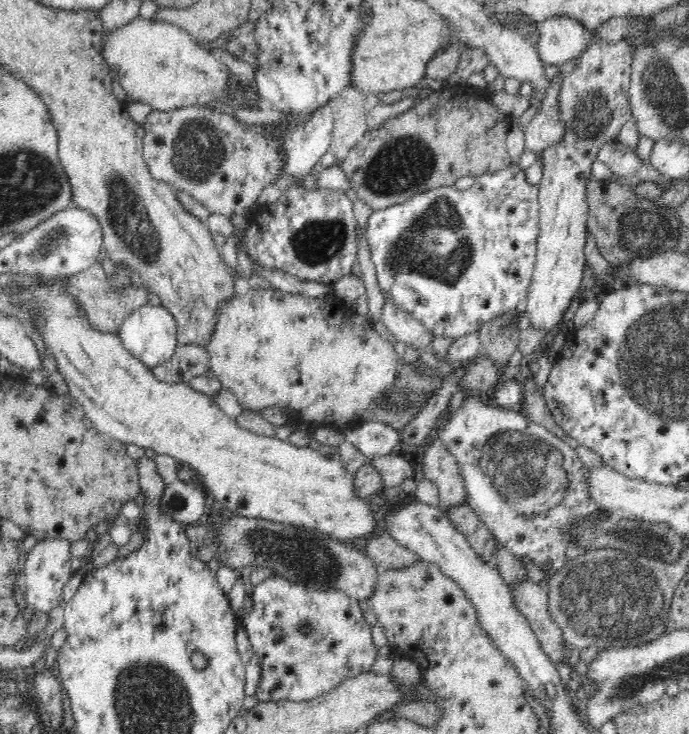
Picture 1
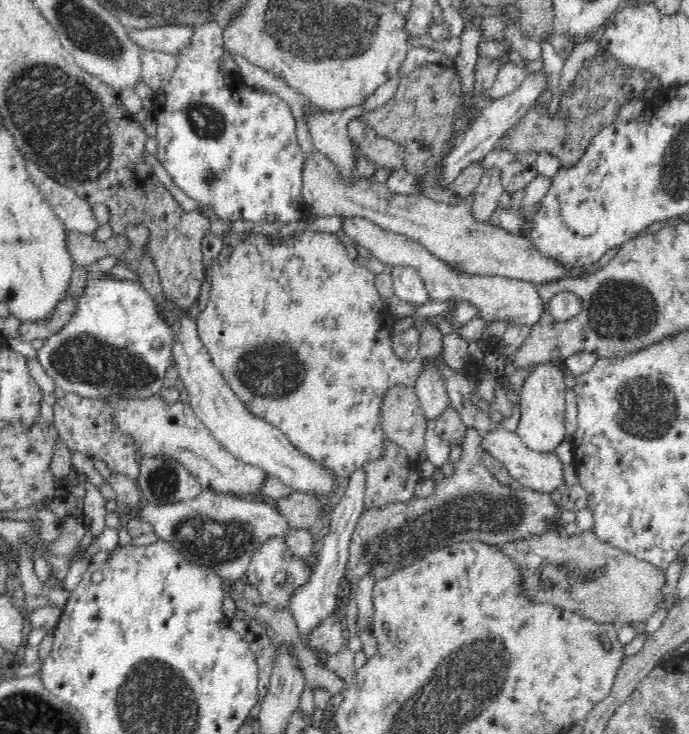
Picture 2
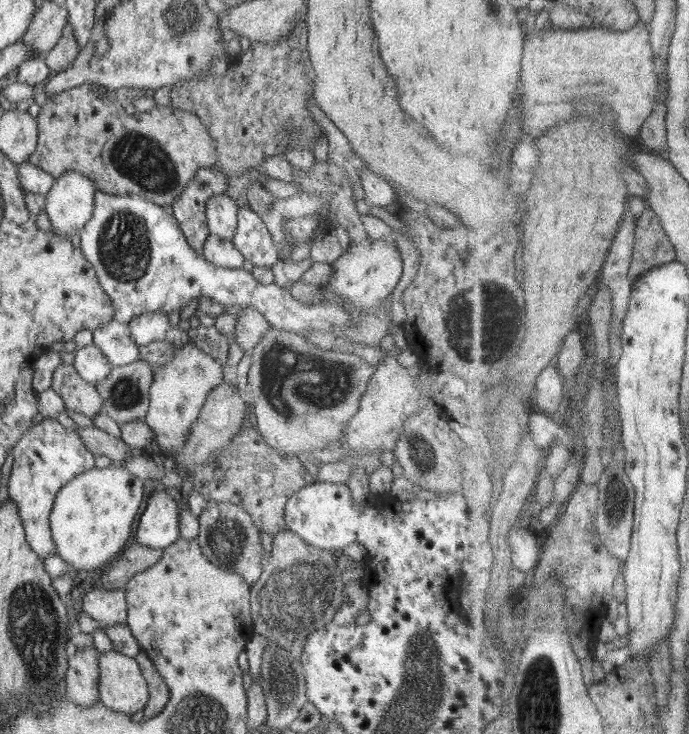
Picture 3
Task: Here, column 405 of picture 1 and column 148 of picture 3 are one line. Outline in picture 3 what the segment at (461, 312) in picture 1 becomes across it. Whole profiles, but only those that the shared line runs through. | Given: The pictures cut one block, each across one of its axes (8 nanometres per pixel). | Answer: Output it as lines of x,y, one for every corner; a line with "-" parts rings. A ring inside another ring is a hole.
97,190
94,196
94,212
78,233
81,238
80,250
92,264
100,287
112,301
112,307
115,309
114,320
117,322
129,324
146,312
163,312
169,316
178,308
182,310
192,299
211,296
225,306
252,308
278,331
305,332
313,327
311,306
292,298
290,292
278,285
259,284
251,276
251,272
243,272
241,268
224,270
208,264
203,255
197,254
188,245
178,220
168,214
162,206
148,202
138,194
117,195

